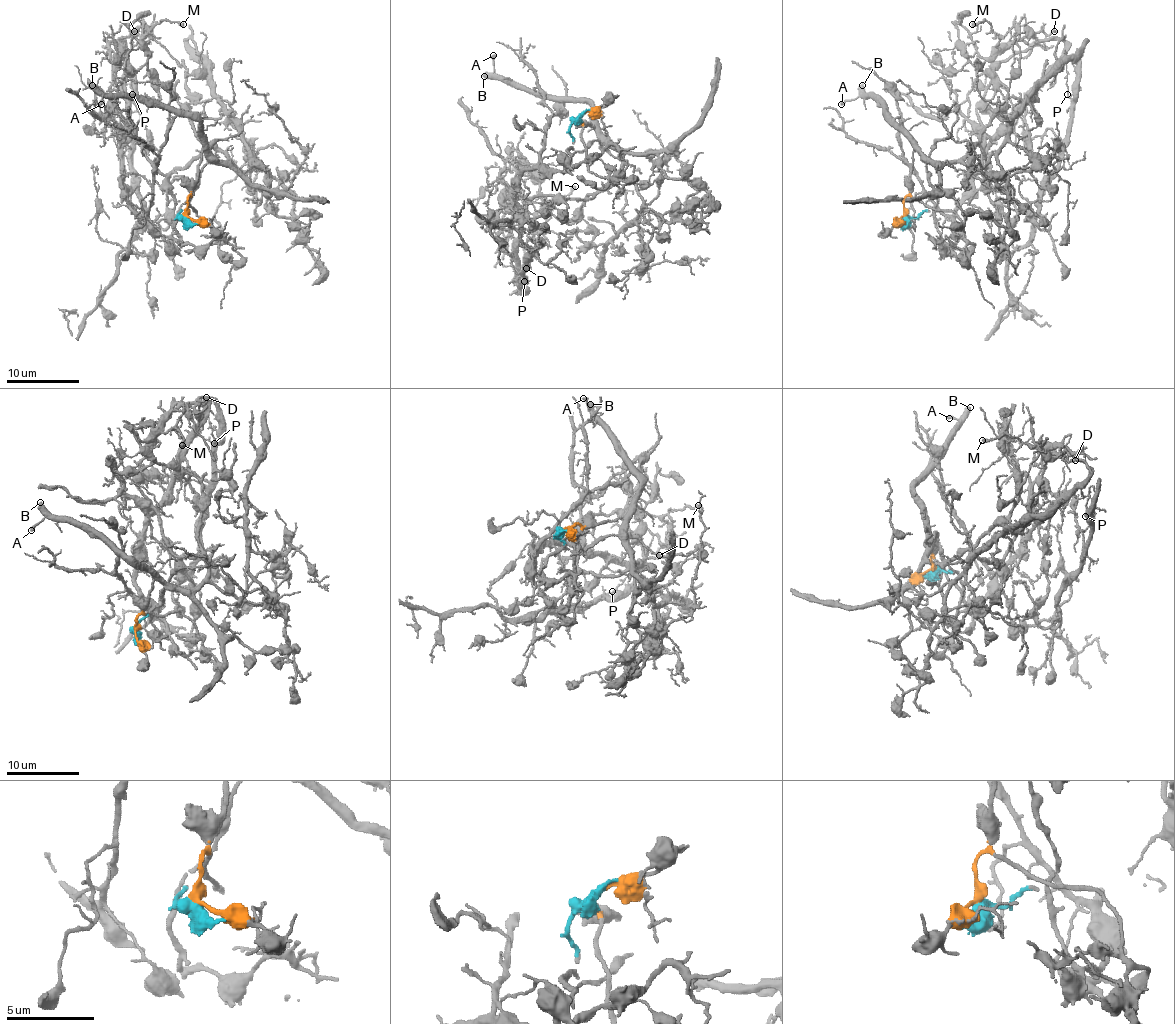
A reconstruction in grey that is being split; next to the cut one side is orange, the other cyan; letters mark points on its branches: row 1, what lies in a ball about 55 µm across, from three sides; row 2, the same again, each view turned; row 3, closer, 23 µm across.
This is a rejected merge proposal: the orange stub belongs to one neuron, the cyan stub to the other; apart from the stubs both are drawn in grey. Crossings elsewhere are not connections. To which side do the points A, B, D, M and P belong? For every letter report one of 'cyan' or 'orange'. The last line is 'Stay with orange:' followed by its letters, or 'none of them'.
A: orange
B: orange
D: cyan
M: cyan
P: cyan
Stay with orange: A, B

